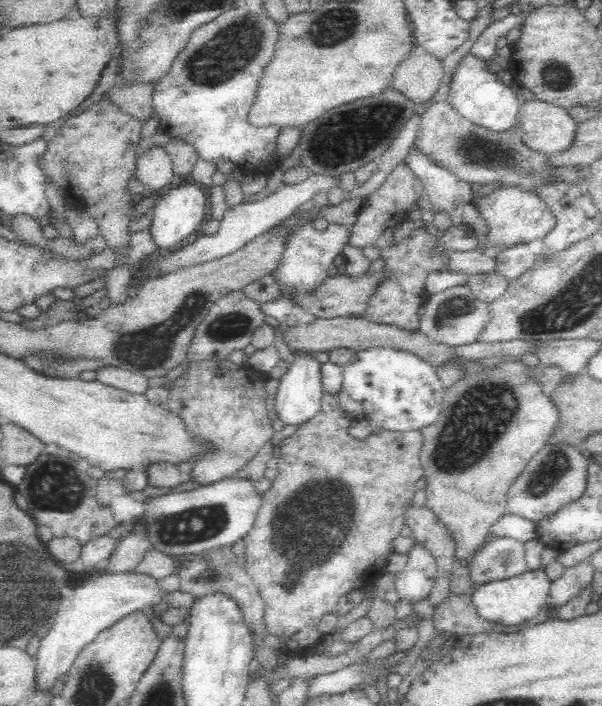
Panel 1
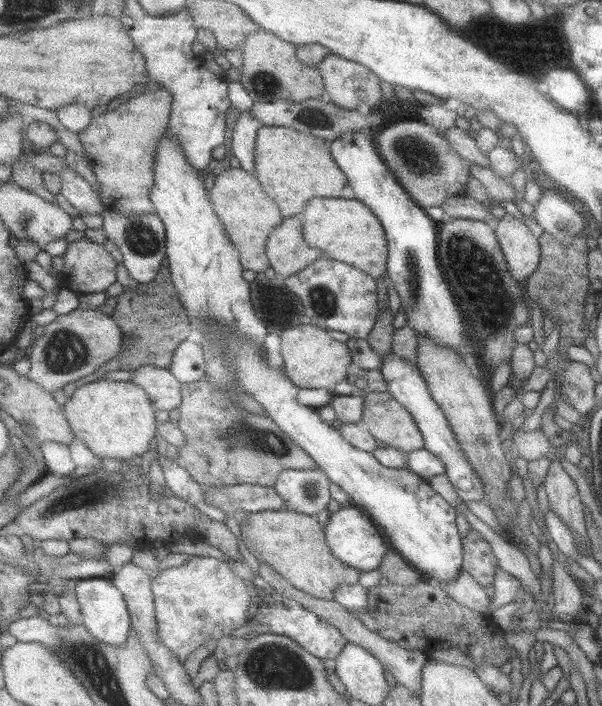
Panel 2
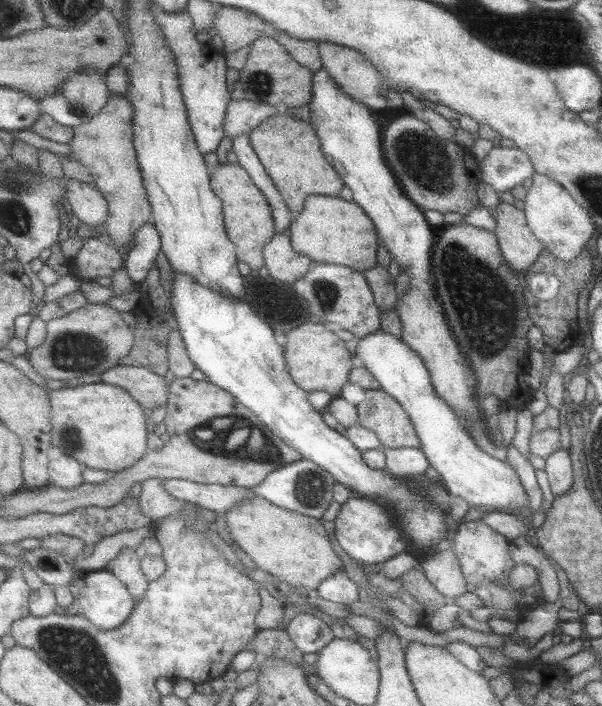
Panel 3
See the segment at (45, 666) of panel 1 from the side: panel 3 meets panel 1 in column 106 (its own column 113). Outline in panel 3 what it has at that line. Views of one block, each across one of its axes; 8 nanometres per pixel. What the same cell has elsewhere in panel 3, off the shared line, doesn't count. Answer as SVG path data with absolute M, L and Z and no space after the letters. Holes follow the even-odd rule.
M110 569L93 571L76 589L82 614L99 630L113 630L129 620L136 603L127 585Z

